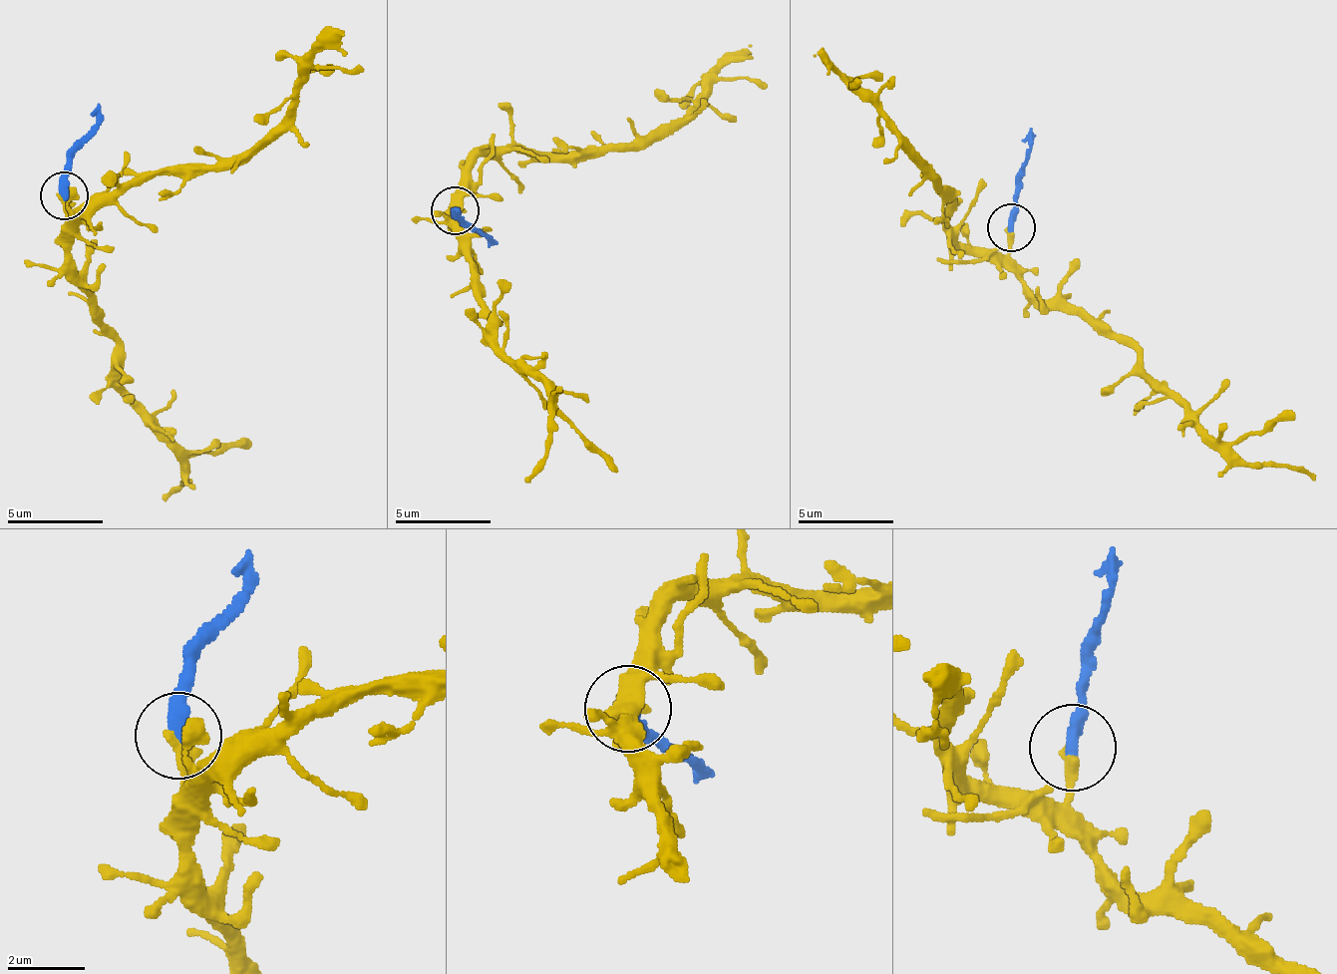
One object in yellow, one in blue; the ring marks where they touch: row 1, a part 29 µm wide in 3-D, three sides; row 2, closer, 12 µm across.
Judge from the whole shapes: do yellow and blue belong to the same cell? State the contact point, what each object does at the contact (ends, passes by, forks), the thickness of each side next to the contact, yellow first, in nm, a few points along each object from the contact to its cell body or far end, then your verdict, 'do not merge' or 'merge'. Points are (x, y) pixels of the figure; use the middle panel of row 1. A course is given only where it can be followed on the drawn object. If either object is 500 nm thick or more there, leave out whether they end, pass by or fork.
(455, 210) | yellow ends | blue ends | 320/400 nm | yellow via (456, 206), (453, 222), (462, 230), (471, 285), (493, 318), (491, 341), (549, 390), (548, 458), (524, 481) | blue via (456, 211), (464, 222), (495, 242) | do not merge

